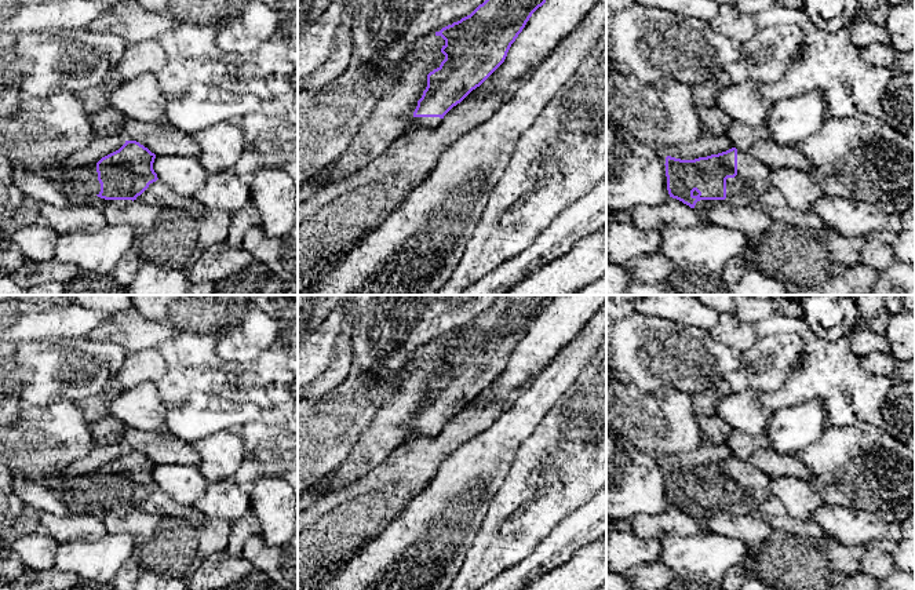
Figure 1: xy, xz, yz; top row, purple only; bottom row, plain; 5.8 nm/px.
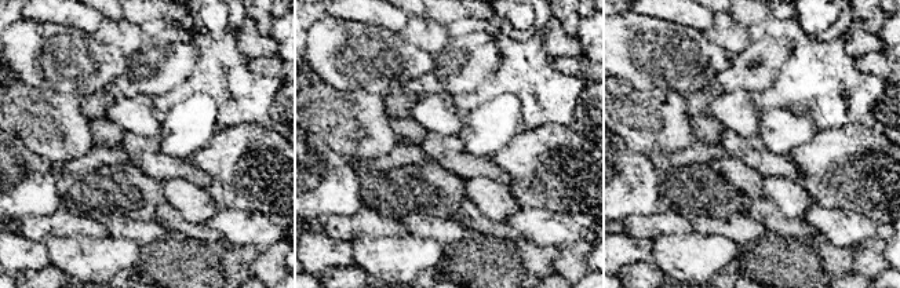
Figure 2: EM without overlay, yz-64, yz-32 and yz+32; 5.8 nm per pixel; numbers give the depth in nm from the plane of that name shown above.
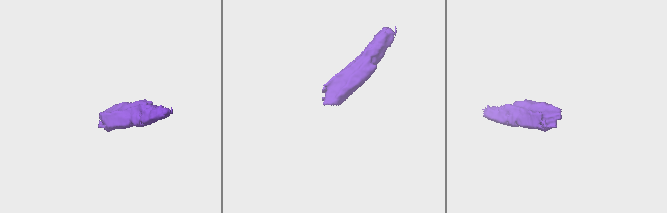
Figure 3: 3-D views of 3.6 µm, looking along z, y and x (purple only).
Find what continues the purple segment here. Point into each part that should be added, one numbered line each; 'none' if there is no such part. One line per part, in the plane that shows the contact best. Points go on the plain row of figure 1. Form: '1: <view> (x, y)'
1: yz (753, 488)

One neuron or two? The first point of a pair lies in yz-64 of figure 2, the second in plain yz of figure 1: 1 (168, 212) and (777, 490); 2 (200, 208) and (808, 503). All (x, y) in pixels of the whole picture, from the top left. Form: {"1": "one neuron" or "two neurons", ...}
{"1": "two neurons", "2": "one neuron"}

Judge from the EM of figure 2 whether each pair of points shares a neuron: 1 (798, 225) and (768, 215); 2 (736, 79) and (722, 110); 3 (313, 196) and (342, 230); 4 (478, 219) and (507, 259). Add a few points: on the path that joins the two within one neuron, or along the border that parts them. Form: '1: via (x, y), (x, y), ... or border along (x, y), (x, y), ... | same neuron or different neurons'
1: via (791, 225), (782, 225), (775, 221) | same neuron
2: border along (740, 88), (728, 91) | different neurons
3: border along (361, 208), (349, 215), (328, 215), (323, 221) | different neurons
4: border along (469, 229), (480, 232) | different neurons

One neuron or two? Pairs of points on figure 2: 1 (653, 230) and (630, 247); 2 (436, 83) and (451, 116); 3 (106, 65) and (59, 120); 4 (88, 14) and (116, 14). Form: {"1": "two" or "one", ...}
{"1": "two", "2": "two", "3": "two", "4": "two"}

